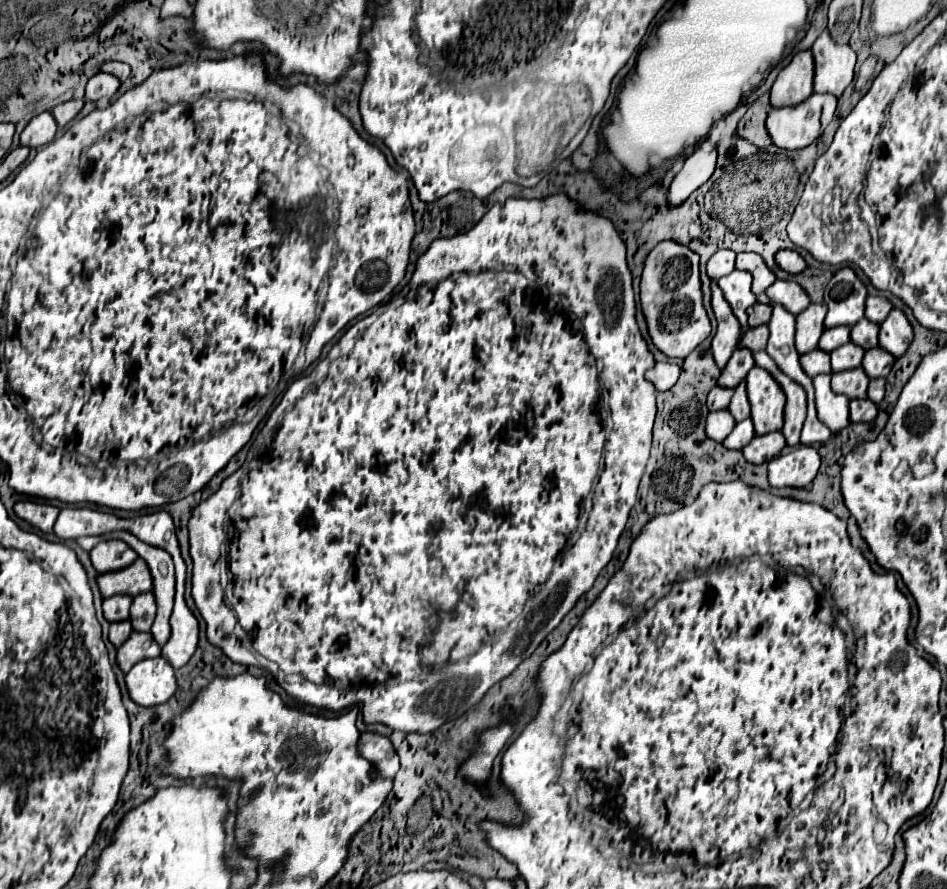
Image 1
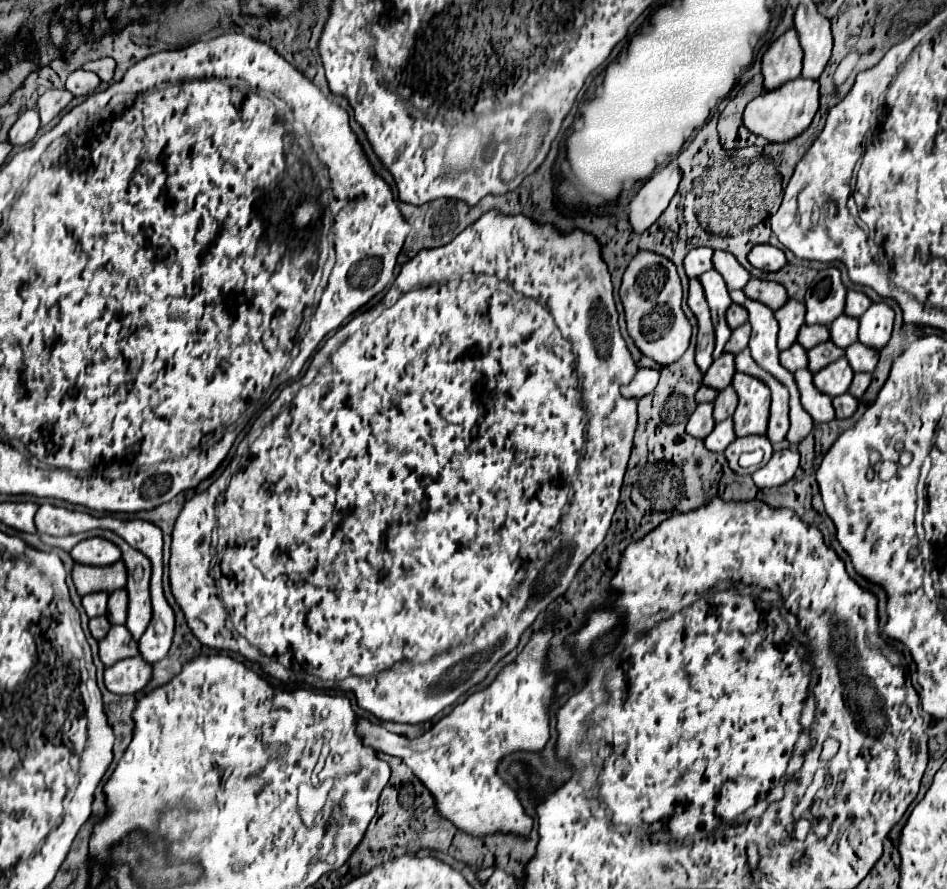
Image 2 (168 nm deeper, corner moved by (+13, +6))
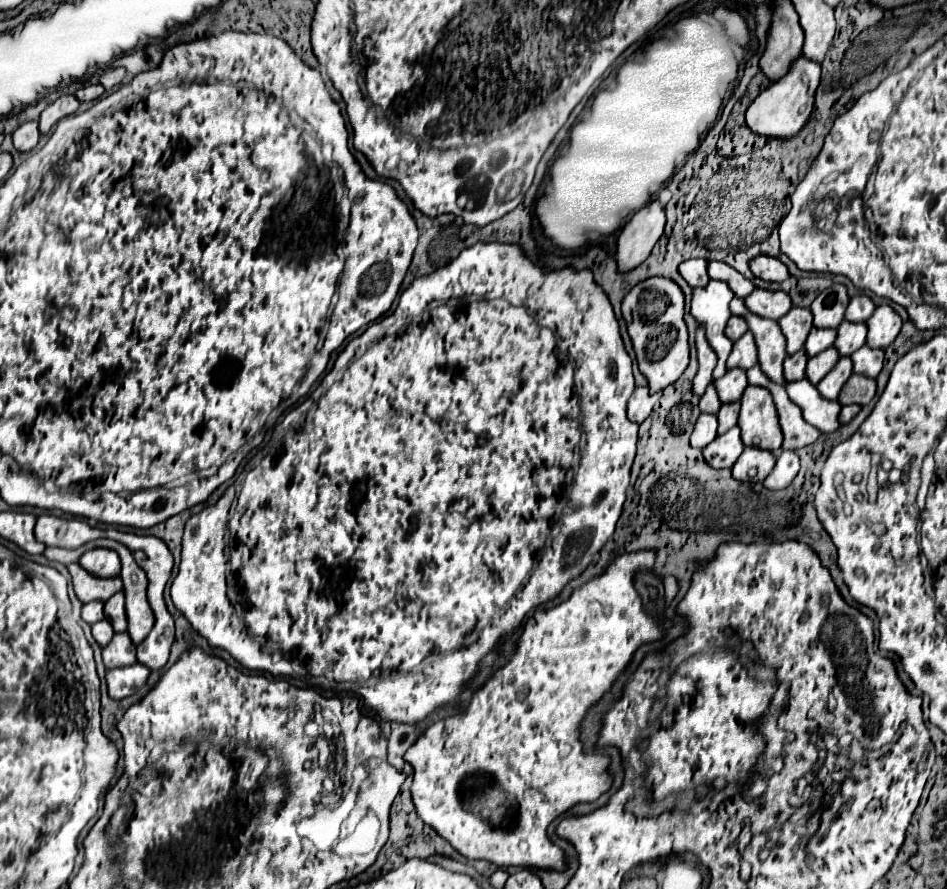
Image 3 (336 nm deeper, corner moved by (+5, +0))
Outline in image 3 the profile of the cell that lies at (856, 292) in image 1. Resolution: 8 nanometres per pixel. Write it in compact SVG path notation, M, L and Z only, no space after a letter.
M835 283L831 287L827 287L825 291L821 291L817 295L817 299L811 303L811 313L813 313L813 325L815 327L831 327L835 329L837 325L841 325L841 321L845 319L845 309L849 305L849 295L847 295L847 287L841 283Z

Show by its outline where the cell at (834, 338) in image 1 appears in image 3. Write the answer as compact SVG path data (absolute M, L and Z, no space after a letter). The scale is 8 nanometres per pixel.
M813 327L807 341L805 341L805 353L809 357L833 347L835 343L835 337L837 337L837 331L835 329L819 329L819 327Z

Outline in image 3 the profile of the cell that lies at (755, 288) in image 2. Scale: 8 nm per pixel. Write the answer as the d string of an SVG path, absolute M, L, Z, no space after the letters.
M755 289L749 297L745 297L745 305L749 311L767 319L779 319L793 307L787 293L769 289Z

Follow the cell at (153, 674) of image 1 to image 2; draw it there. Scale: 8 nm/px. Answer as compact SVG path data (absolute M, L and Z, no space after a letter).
M143 657L117 661L105 669L105 687L111 693L127 695L141 691L151 679L151 665Z

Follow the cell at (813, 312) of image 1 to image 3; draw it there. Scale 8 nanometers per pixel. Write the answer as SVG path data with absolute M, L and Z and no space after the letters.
M793 307L787 315L779 319L779 325L787 339L787 355L793 355L803 349L803 343L813 327L813 315L805 307Z

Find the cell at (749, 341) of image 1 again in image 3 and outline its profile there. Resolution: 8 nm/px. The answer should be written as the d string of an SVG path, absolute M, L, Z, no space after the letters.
M747 331L739 341L735 341L733 351L727 359L727 367L739 367L739 369L749 369L753 367L753 363L757 363L757 347L755 347L755 339L753 333Z

